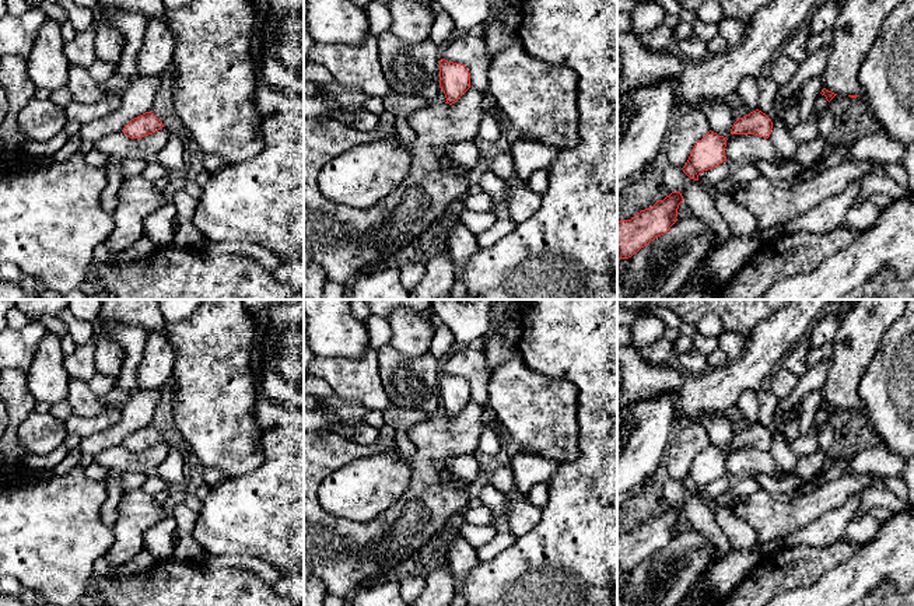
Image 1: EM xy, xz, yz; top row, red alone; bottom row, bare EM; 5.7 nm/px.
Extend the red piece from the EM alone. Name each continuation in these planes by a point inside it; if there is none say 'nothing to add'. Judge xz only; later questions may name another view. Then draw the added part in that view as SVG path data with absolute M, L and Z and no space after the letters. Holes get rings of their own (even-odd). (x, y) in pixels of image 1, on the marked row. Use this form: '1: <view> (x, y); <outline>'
nothing to add

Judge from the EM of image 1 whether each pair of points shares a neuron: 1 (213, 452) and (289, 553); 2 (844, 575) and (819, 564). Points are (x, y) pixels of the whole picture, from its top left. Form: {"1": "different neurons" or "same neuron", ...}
{"1": "different neurons", "2": "different neurons"}

